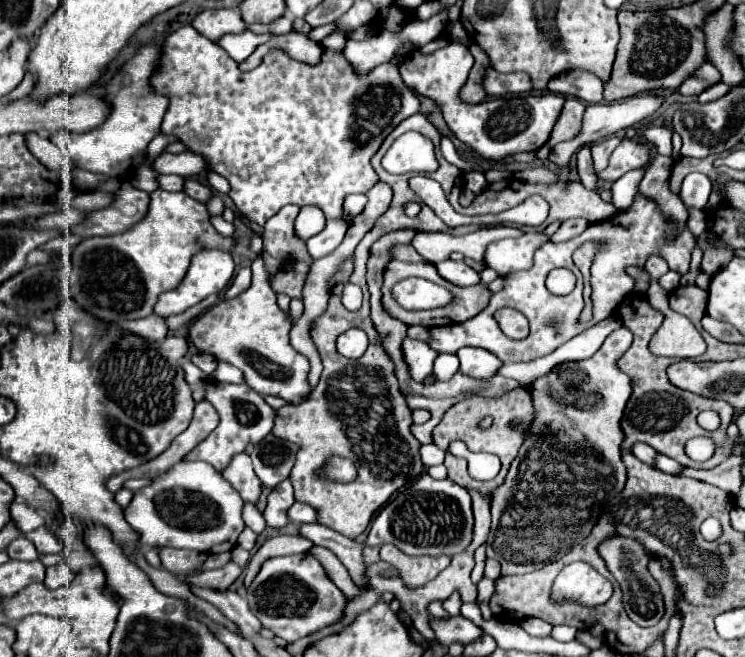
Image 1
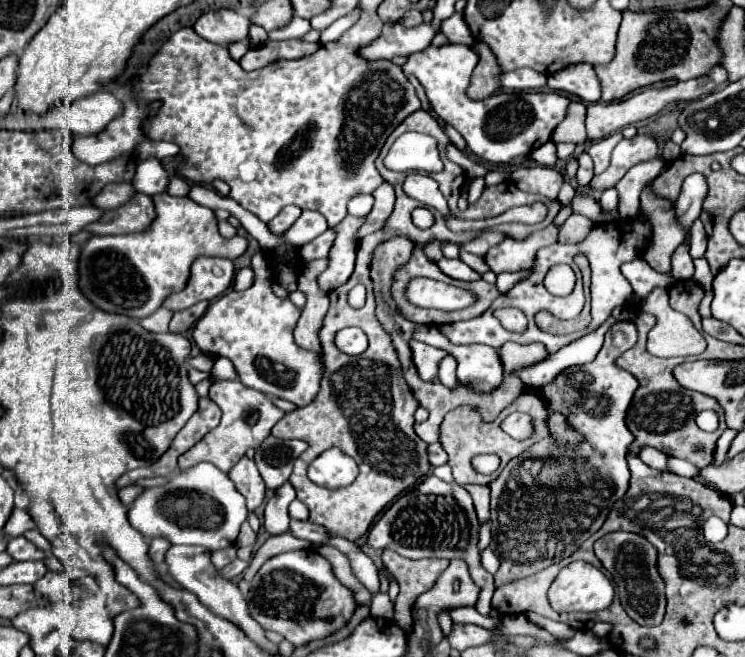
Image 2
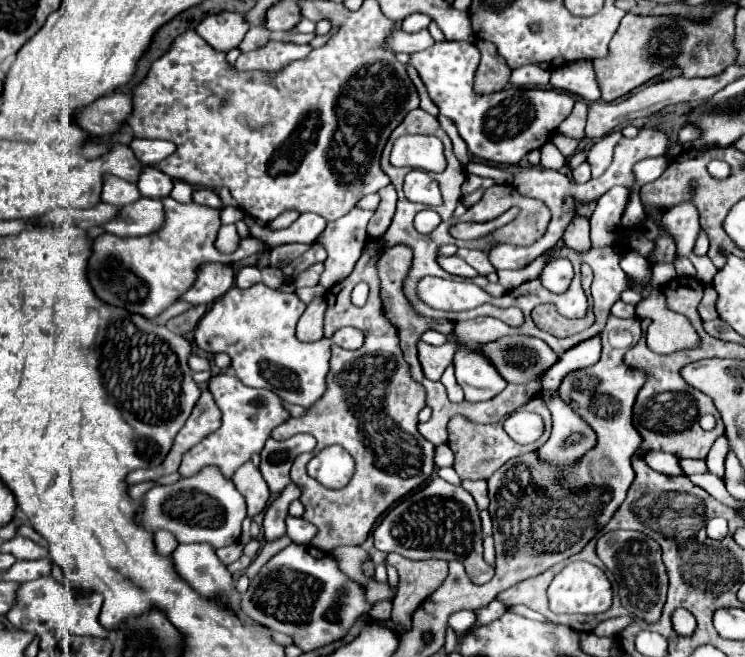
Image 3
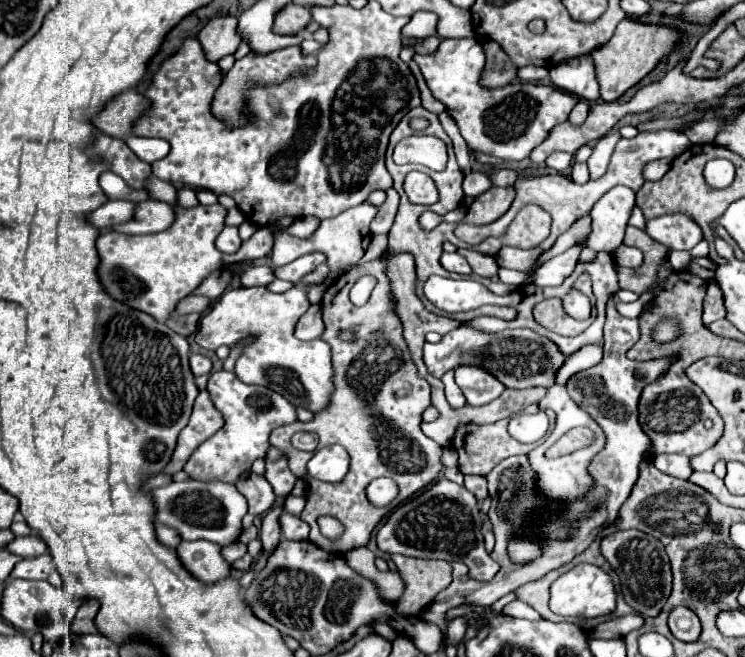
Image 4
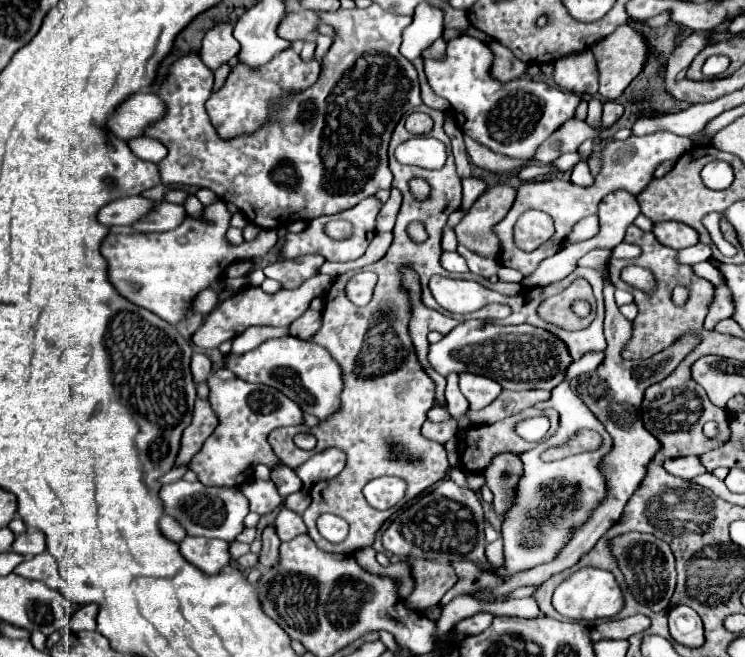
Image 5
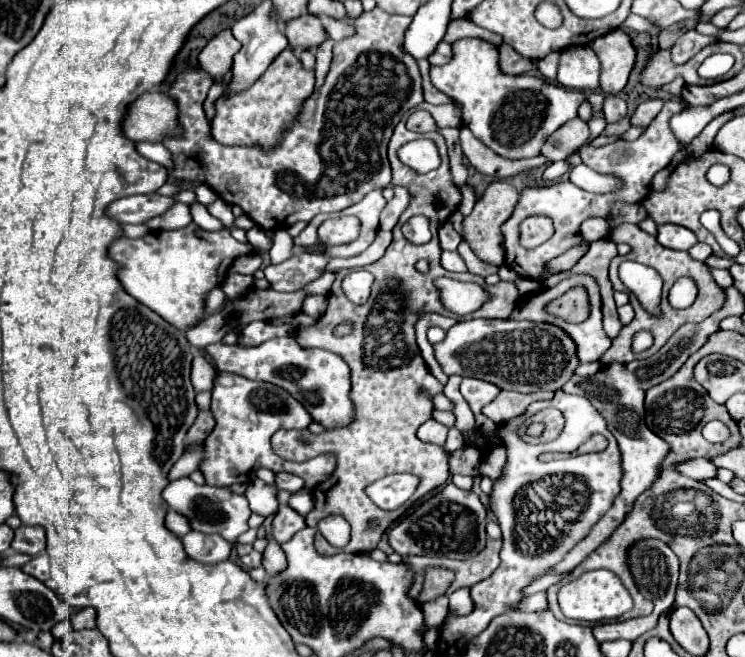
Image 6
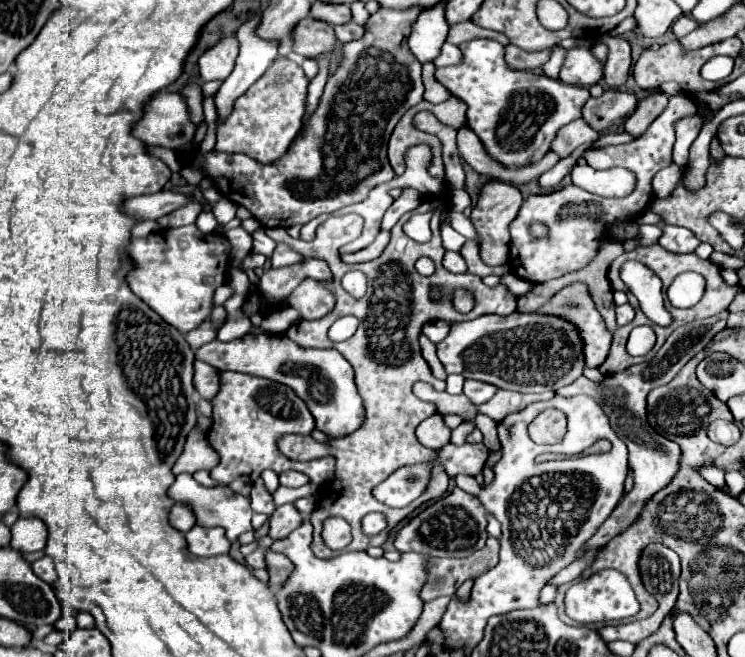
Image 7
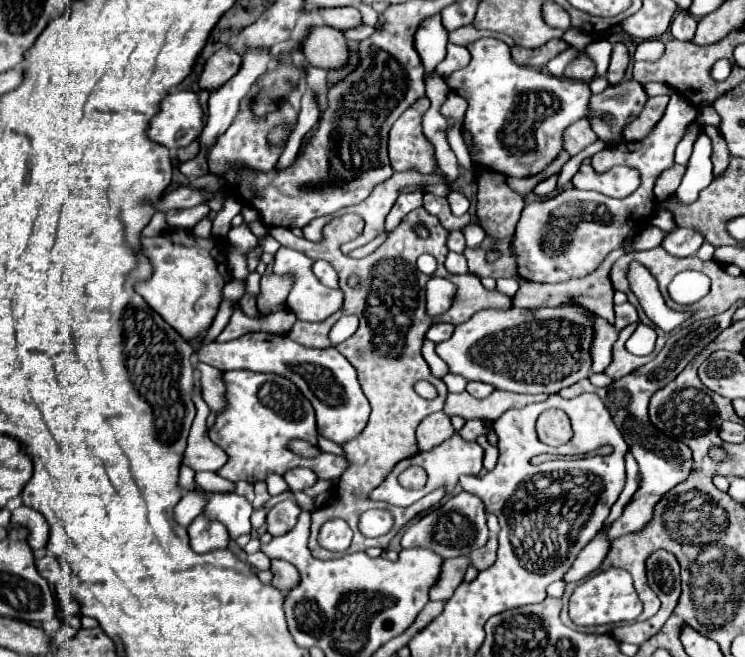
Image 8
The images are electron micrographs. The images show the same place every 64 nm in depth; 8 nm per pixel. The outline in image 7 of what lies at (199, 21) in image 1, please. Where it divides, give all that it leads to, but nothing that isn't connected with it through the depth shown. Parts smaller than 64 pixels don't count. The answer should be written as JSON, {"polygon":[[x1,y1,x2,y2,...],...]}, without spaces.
{"polygon":[[224,38,214,48,206,50,200,58,200,78,202,82,210,80,226,80,234,66,238,56,238,40,236,38]]}

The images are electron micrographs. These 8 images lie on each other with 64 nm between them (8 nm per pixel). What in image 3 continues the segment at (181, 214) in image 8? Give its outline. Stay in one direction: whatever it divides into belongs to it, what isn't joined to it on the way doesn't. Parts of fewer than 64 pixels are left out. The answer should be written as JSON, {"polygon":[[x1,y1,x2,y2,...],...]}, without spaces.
{"polygon":[[140,198,138,202,124,206,124,212,104,224,102,228,118,236,144,236,156,232,164,224,164,206,160,200]]}

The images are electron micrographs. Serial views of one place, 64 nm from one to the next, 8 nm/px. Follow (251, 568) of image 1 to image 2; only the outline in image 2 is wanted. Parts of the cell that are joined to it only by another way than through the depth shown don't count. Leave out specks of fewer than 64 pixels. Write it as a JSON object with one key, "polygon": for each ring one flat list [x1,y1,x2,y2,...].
{"polygon":[[290,532,280,534,280,536,270,536,264,542,264,546,260,546,260,550,254,554,250,566,244,570,244,578,250,582,254,578,254,574,262,568,262,564,266,560,270,560,272,556,282,554,282,552,290,552,290,550,302,550,302,548,310,548,310,544,304,544,302,540,296,540]]}

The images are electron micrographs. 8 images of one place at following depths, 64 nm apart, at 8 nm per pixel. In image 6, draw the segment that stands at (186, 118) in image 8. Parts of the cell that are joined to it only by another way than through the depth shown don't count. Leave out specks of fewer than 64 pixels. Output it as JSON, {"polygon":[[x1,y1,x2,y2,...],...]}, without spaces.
{"polygon":[[146,92,130,108,122,124,124,136,134,142,162,142,164,138,182,136,178,122,178,104,164,92]]}

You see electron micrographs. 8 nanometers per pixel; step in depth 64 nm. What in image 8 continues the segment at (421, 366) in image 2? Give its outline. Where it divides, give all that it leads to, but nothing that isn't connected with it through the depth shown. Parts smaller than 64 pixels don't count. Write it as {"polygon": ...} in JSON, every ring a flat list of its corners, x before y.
{"polygon":[[556,306,556,308,508,308,508,310,498,310,498,308,488,308,488,310,480,310,476,312,468,322,456,326,454,336,446,342,436,344,436,354,448,364,452,374,460,374,466,380,478,380,478,382,486,382,492,384,496,390,508,390,508,392,520,392,520,394,558,394,562,388,568,388,572,384,576,384,582,378,588,378,590,366,592,366,592,354,590,354,590,346,594,340,594,314,582,306]]}

